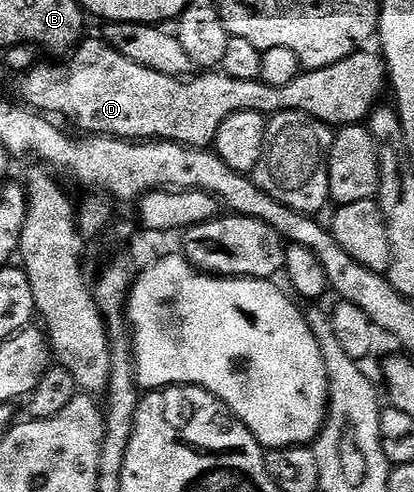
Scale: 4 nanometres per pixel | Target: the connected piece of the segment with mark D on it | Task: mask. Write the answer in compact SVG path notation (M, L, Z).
M99 37L84 38L74 48L71 57L67 67L36 65L26 72L22 76L22 102L40 113L56 111L67 119L75 119L83 133L114 135L117 139L132 141L166 141L204 149L214 144L217 129L221 129L221 121L238 111L255 111L264 117L280 115L283 111L304 111L335 129L344 125L362 124L380 106L382 99L379 98L382 97L383 90L386 92L389 87L387 63L382 54L375 52L374 55L371 49L358 51L356 55L345 57L345 61L334 63L325 69L304 70L293 81L289 81L289 85L280 87L265 85L262 79L237 81L237 77L229 77L219 69L207 69L186 78L167 76L131 61Z

